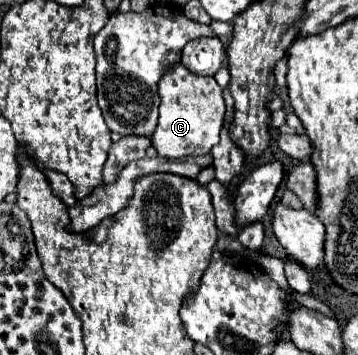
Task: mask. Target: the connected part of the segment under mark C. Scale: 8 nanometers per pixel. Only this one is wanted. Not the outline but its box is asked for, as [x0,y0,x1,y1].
[151,64,225,158]

